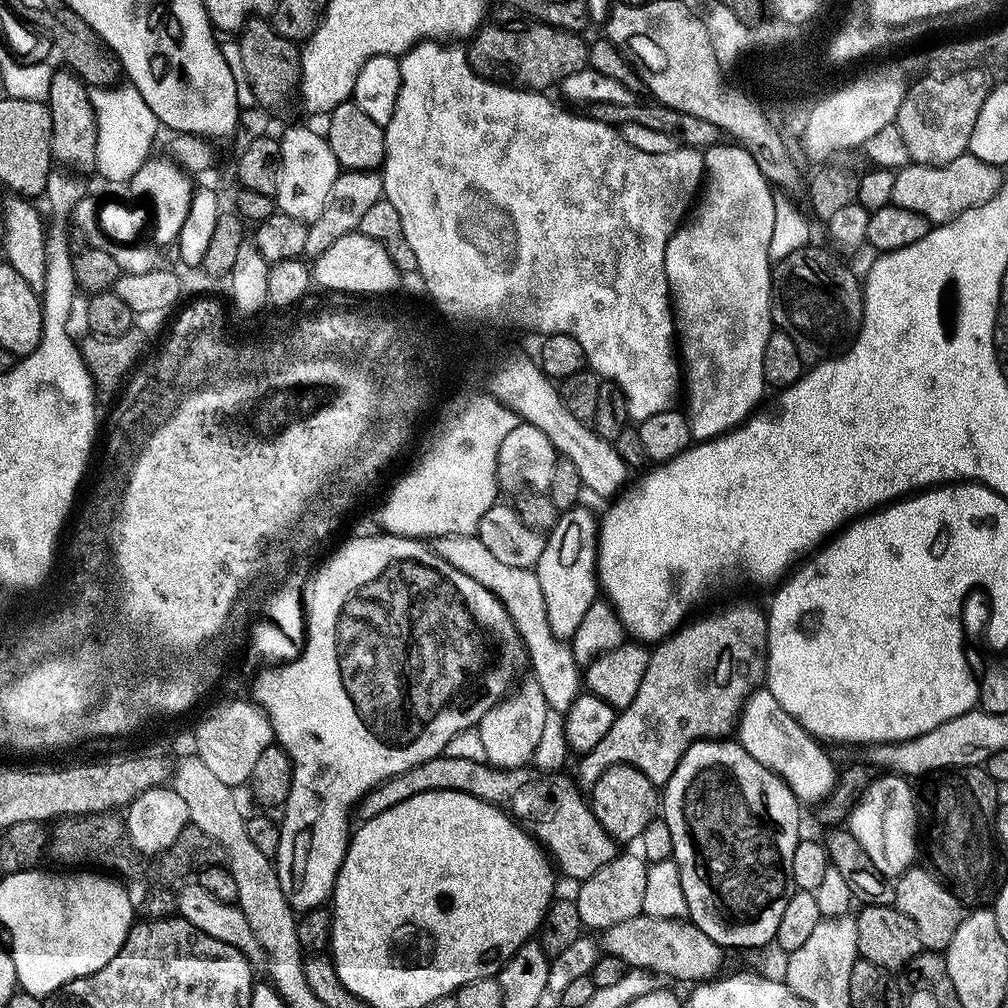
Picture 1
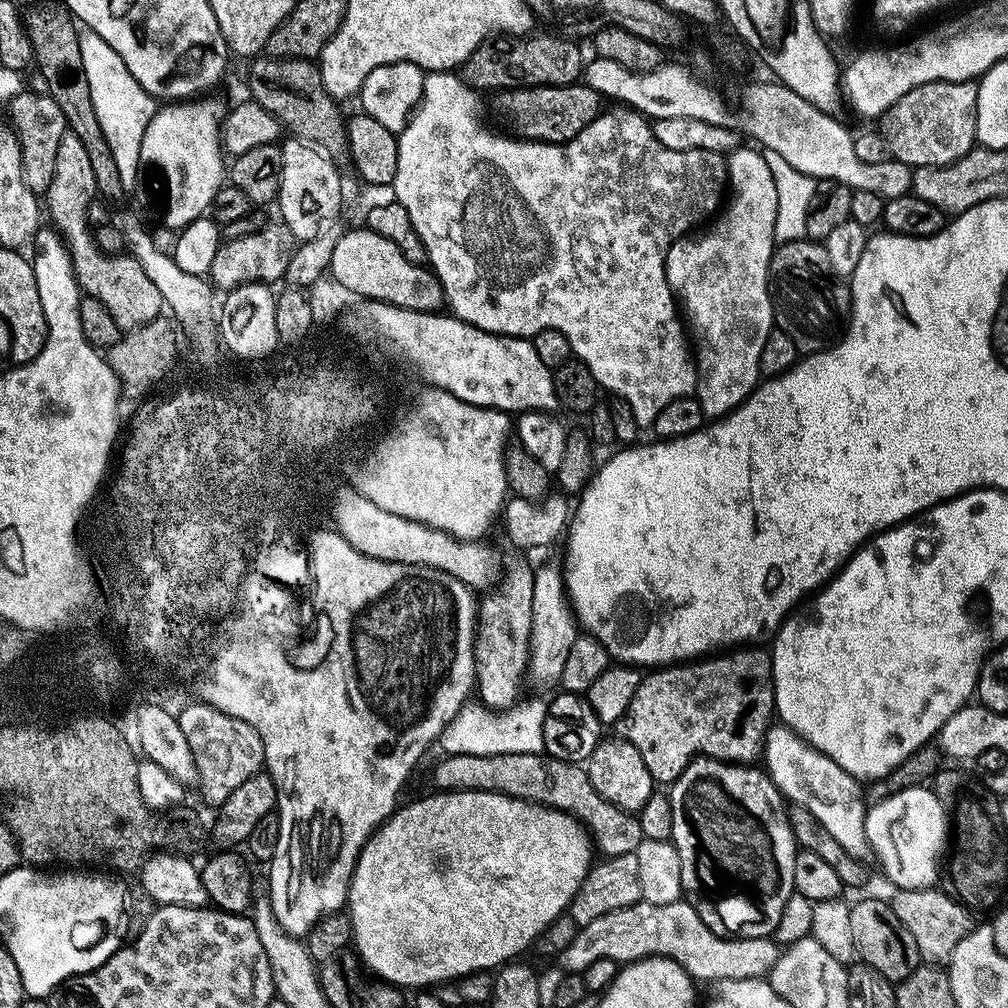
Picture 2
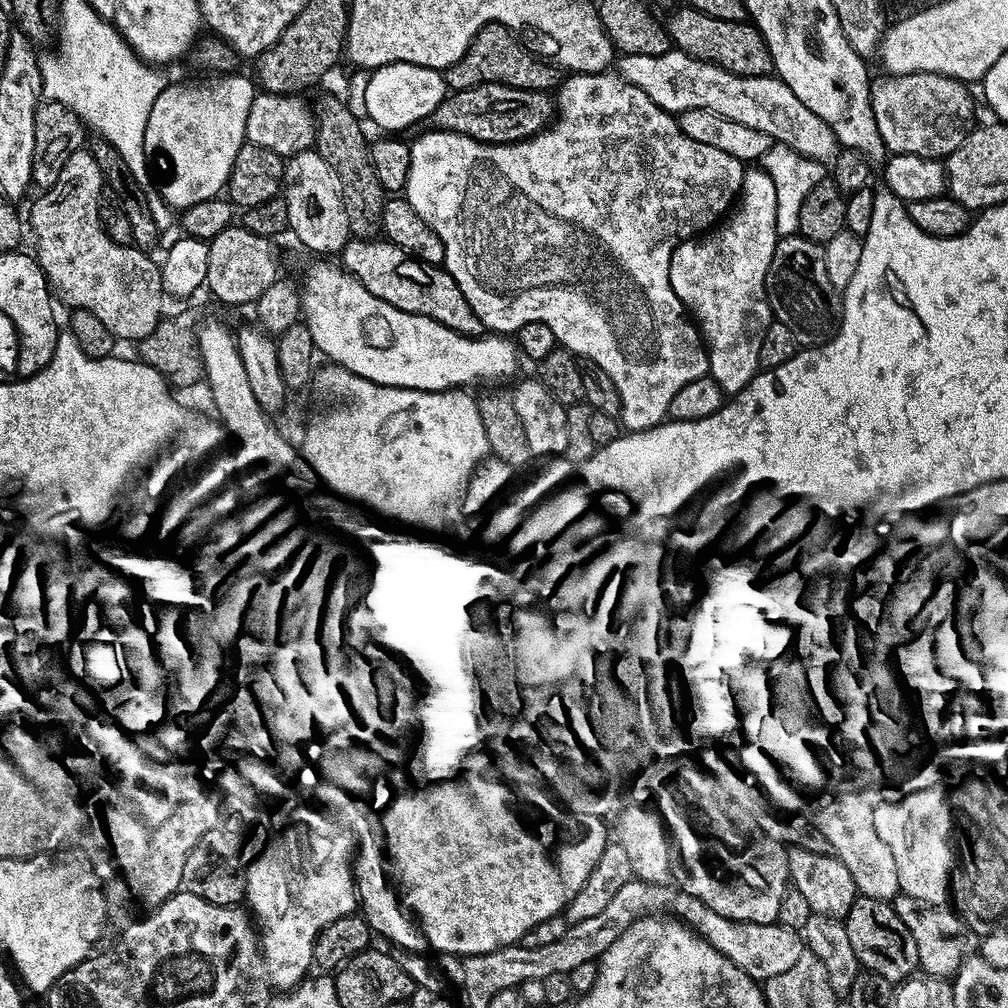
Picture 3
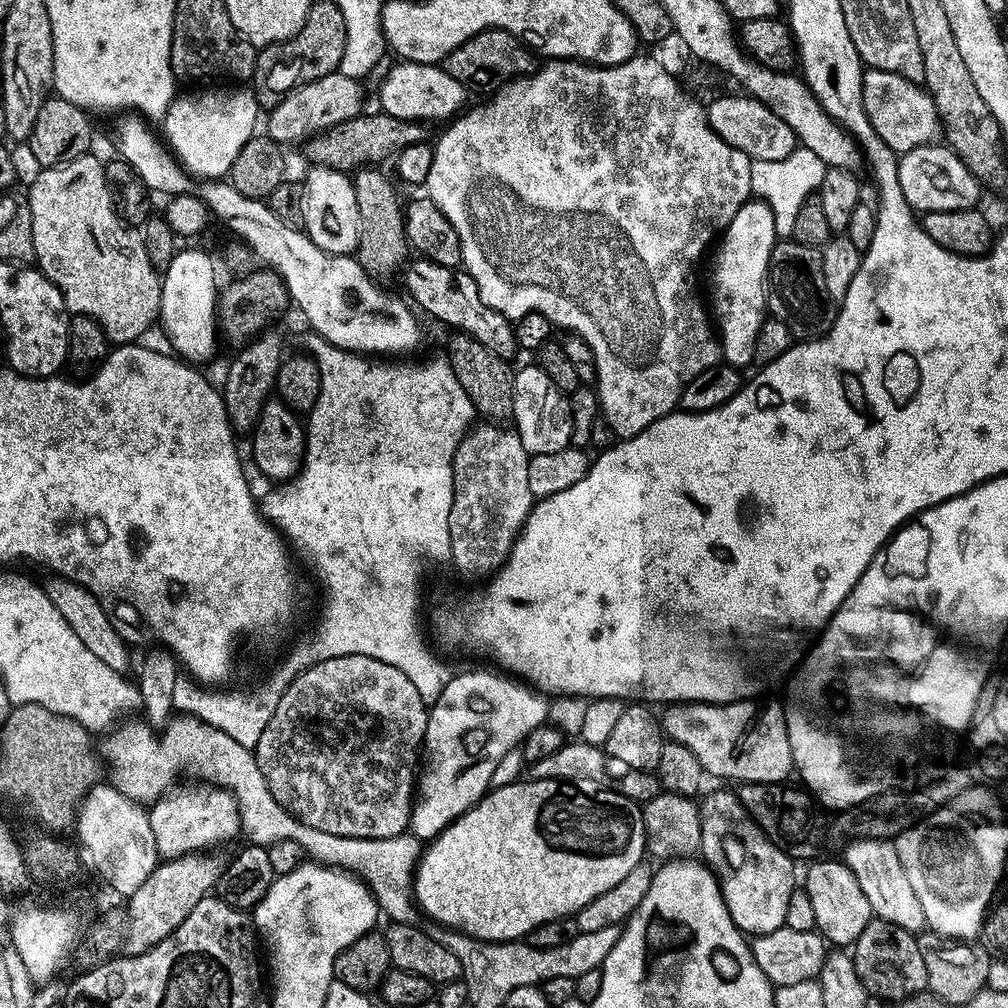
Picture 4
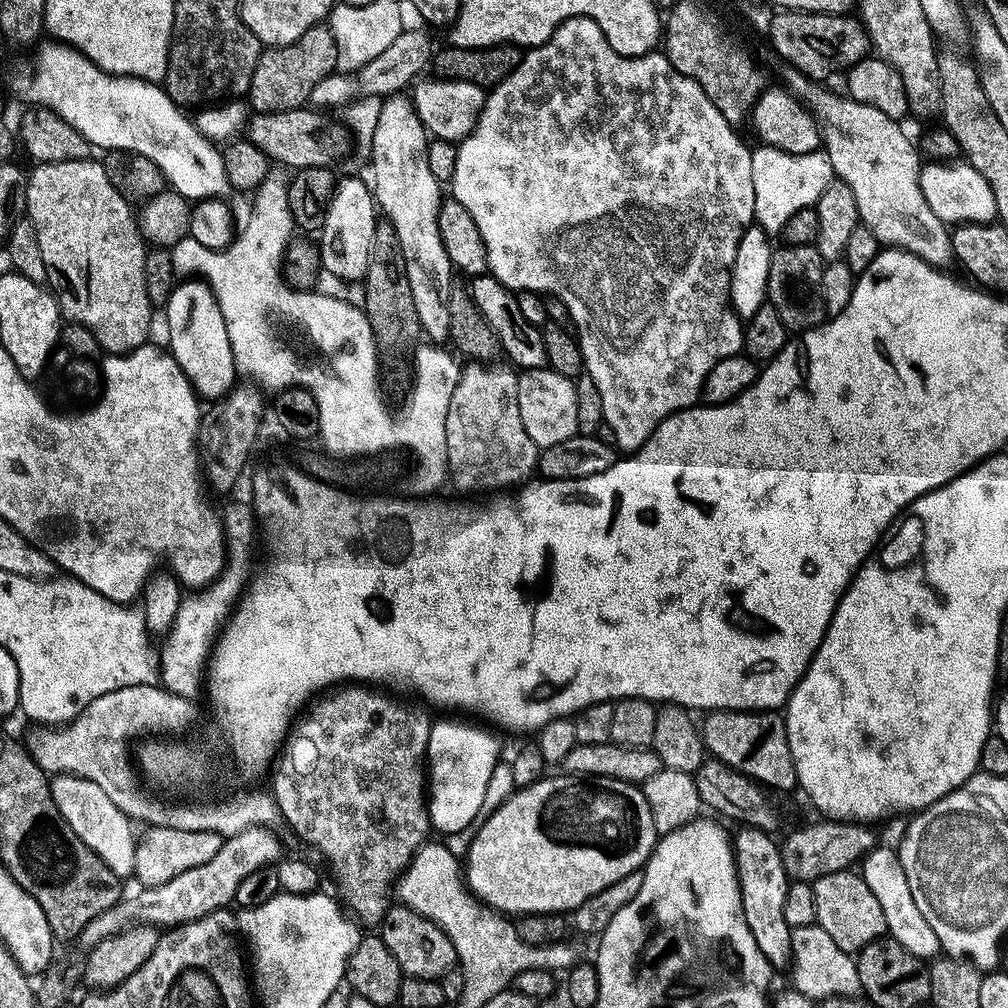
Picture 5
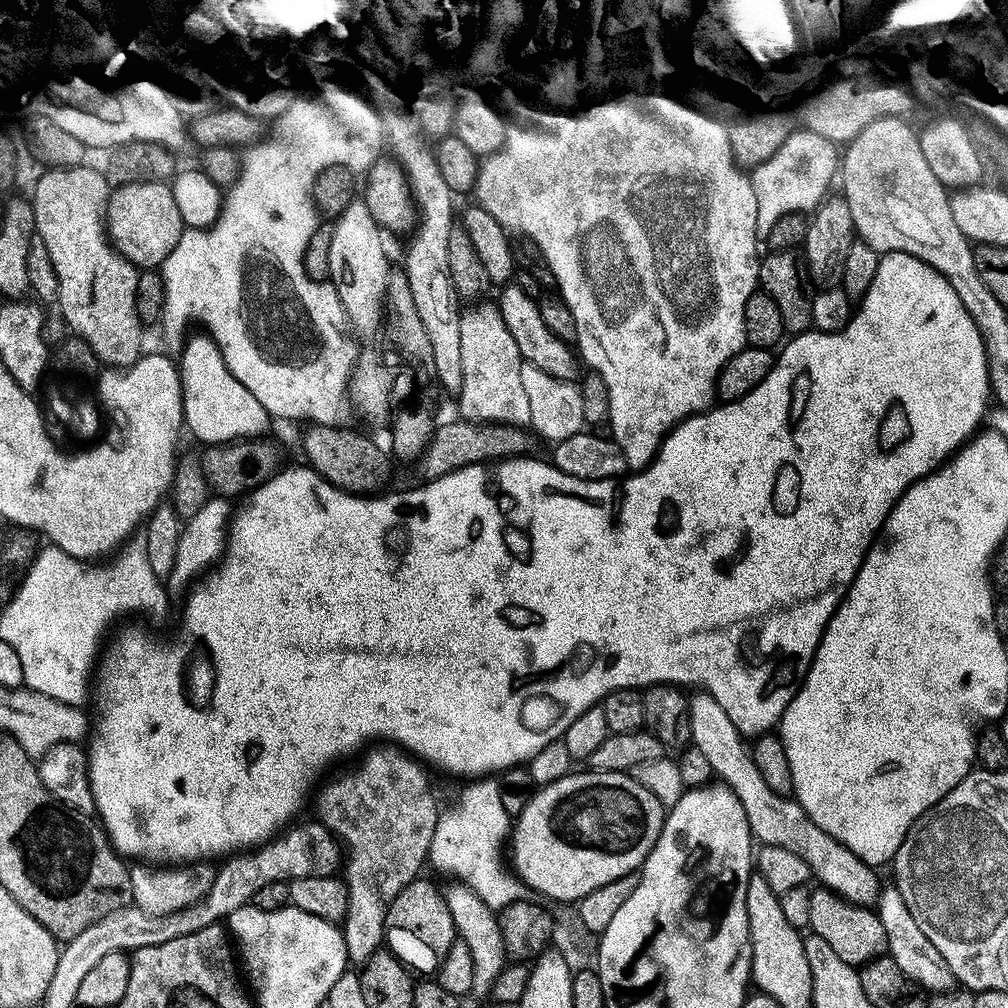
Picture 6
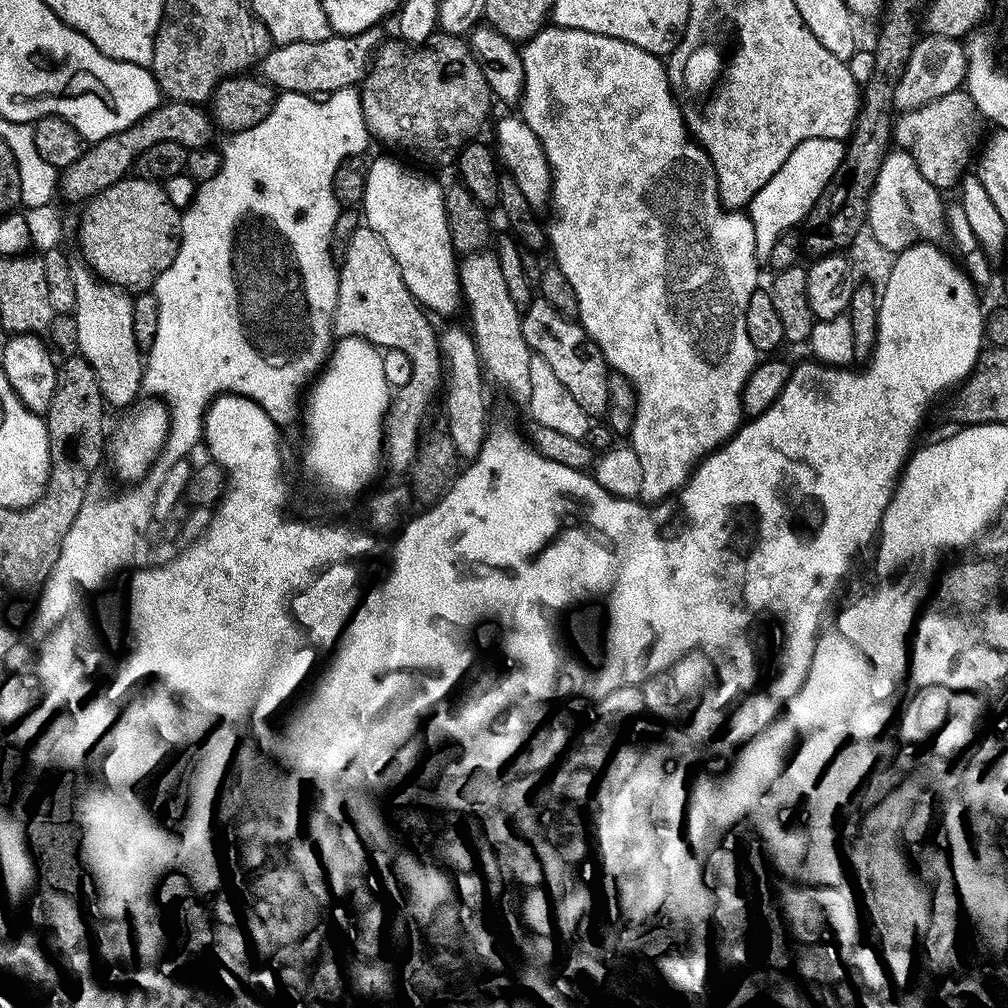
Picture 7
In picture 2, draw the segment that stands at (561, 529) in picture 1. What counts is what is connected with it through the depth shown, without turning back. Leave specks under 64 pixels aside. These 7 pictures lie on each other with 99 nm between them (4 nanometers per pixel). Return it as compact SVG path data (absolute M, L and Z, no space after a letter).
M559 563L544 564L535 569L534 598L532 599L532 647L530 649L530 676L536 680L559 681L570 648L578 635L578 621L564 587L564 574Z

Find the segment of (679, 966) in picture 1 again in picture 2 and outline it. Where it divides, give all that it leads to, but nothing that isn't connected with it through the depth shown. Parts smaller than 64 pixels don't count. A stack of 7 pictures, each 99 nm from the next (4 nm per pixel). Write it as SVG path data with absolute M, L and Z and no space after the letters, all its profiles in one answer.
M681 898L666 906L654 906L641 900L639 904L631 904L622 910L602 914L602 918L594 918L594 922L583 925L577 931L574 942L566 946L558 960L569 973L580 974L600 958L631 962L645 960L647 956L666 956L686 969L694 981L715 982L767 977L780 954L781 949L775 939L766 936L732 940L728 936L714 934L714 930L702 922L698 910Z

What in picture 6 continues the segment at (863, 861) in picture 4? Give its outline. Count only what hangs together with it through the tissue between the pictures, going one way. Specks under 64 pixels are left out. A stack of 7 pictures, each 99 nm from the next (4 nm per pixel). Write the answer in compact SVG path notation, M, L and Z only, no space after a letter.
M887 885L881 889L881 894L876 903L876 913L886 929L888 954L898 963L917 985L928 992L949 992L955 987L953 971L942 954L935 949L934 942L926 937L919 929L918 922L906 907L905 899L895 885Z

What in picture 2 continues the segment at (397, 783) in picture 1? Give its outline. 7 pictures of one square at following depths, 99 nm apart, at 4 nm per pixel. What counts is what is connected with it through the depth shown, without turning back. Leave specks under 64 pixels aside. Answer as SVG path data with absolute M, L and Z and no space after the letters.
M534 753L460 754L445 755L432 772L435 787L440 790L466 792L500 792L515 800L529 800L531 804L544 804L569 812L588 830L595 851L601 857L636 853L645 840L642 826L631 812L614 806L590 782L587 771L580 764L560 761L556 755Z

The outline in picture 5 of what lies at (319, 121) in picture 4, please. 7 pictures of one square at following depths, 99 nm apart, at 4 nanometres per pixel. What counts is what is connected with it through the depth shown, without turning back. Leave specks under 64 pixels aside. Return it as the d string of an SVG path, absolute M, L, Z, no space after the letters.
M410 28L403 29L398 38L384 49L379 56L376 56L374 60L361 65L359 67L359 72L356 81L350 76L342 76L339 72L333 73L331 76L325 76L322 82L318 84L311 92L309 96L309 101L311 105L316 108L334 108L336 106L345 107L347 103L353 101L357 97L357 90L360 90L359 95L361 97L375 96L377 98L383 98L388 95L397 95L404 90L404 86L409 87L422 73L420 73L424 68L427 69L429 62L432 57L432 49L430 50L430 44L428 38L424 31L422 30L410 30Z

